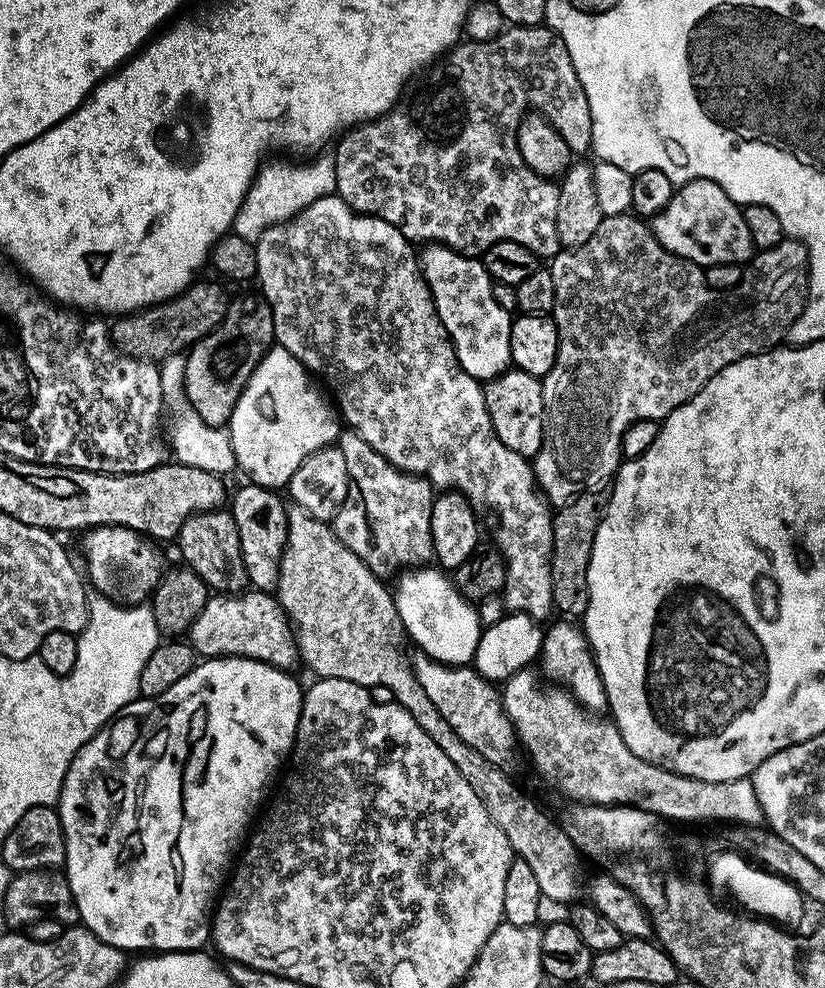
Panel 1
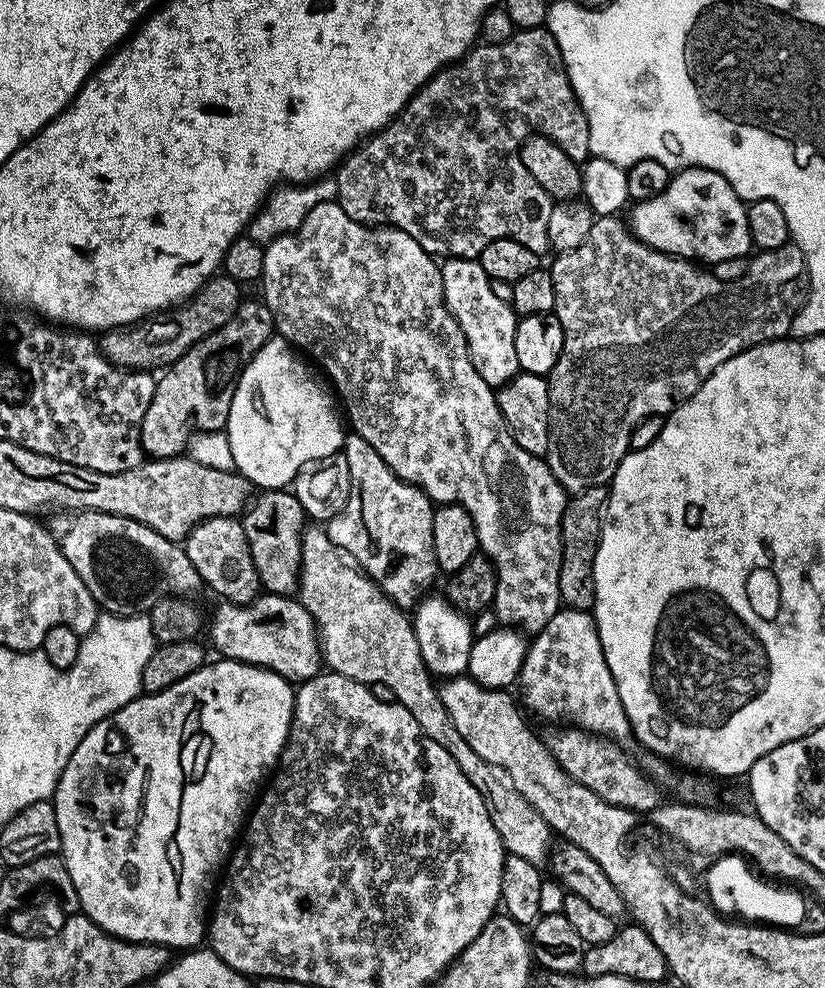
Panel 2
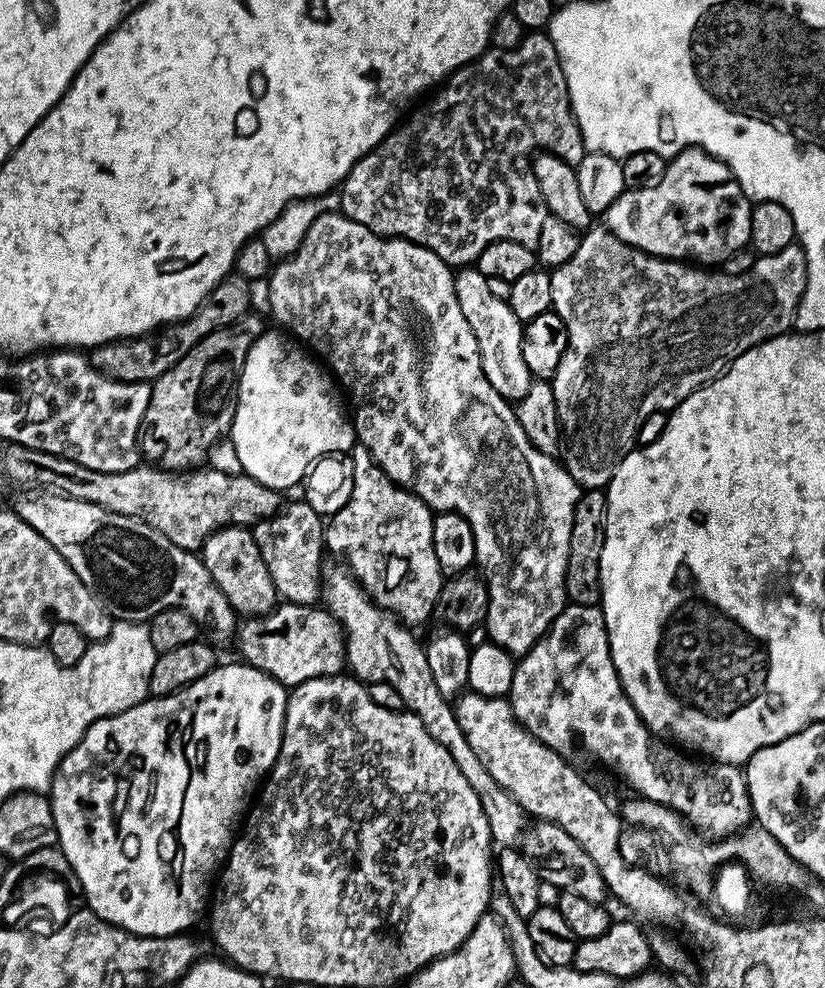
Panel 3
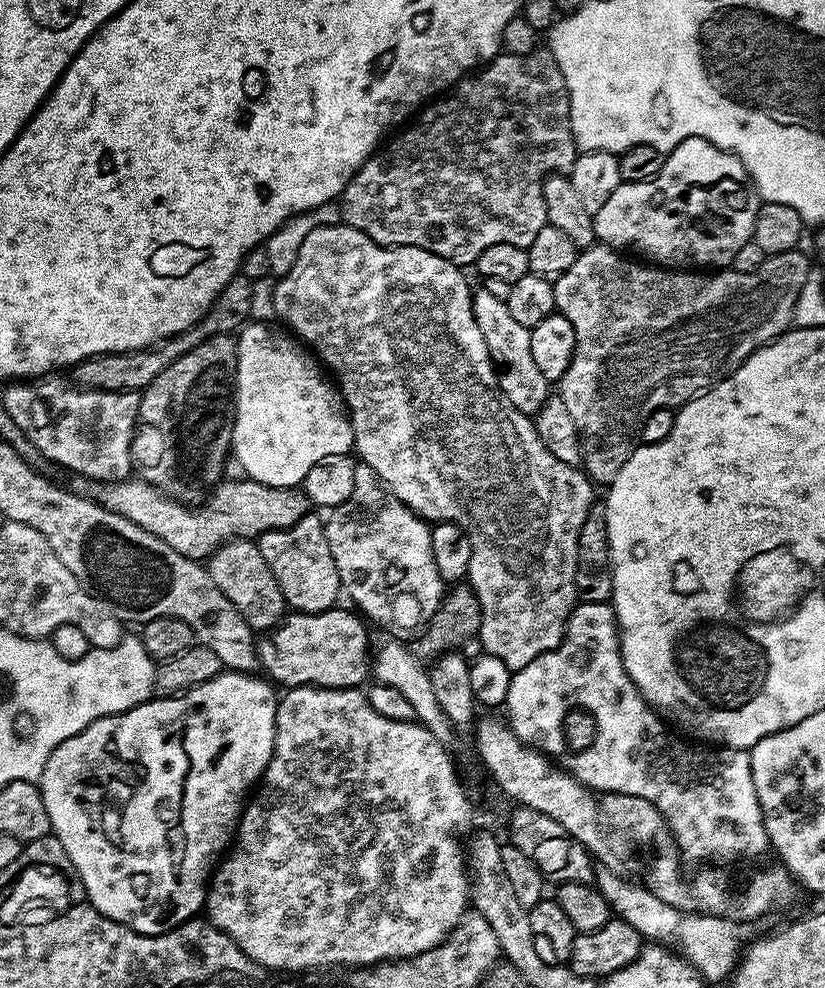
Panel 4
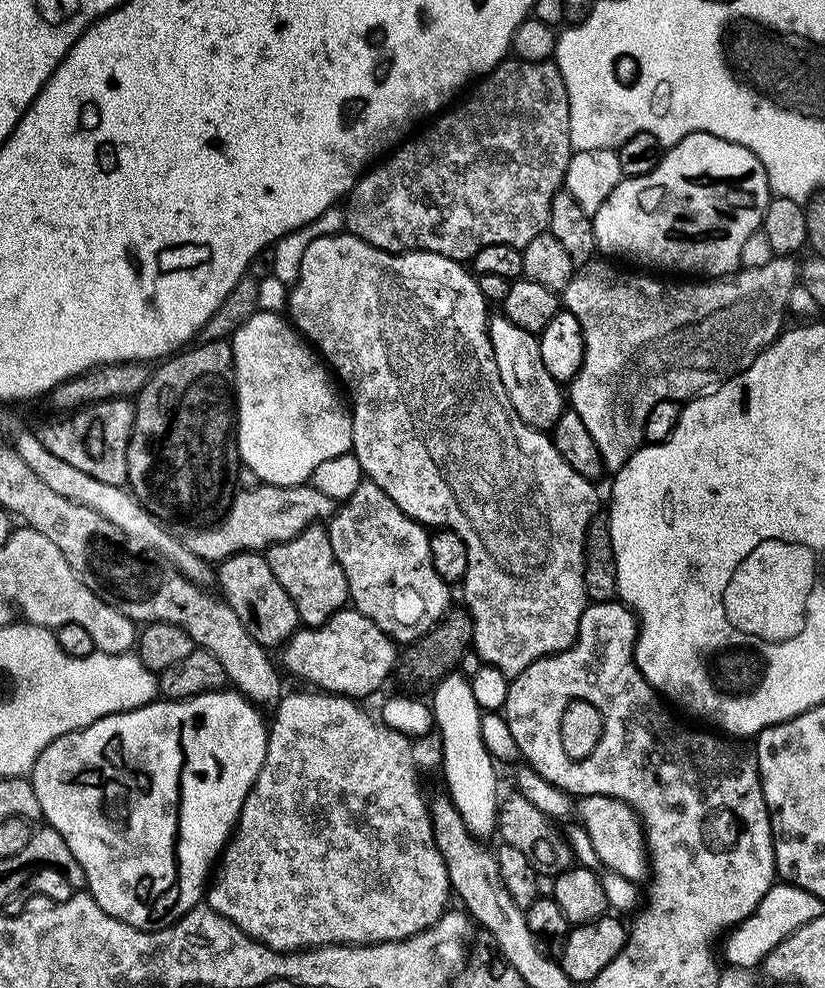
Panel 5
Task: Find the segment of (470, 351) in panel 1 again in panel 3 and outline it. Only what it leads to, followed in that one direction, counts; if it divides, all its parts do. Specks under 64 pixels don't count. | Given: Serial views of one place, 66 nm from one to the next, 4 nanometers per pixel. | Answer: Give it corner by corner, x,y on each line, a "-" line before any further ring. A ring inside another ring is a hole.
464,266
455,273
458,306
462,306
462,314
466,314
466,322
470,322
470,330
474,330
474,338
478,338
478,350
482,358
482,370
504,399
519,402
530,390
534,379
532,371
526,366
526,358
522,358
522,338
524,324
510,310
508,301
494,298
488,285
488,277
483,276
475,266

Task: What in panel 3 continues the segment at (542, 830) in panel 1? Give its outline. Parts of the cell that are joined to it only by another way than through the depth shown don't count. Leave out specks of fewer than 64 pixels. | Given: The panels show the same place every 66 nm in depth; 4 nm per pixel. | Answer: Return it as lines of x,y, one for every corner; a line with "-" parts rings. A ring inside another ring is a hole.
347,567
323,569
322,604
344,629
344,655
351,675
365,685
389,684
394,686
394,690
398,690
401,705
419,718
422,726
426,726
430,738
438,742
438,746
446,746
450,758
454,758
458,770
462,770
462,778
466,778
474,794
478,794
478,802
482,802
486,822
490,822
493,841
506,848
517,847
524,835
526,814
522,806
518,806
518,802
514,802
514,798
510,798
510,794
502,790
498,782
494,782
490,770
482,766
478,754
474,754
470,742
466,742
466,734
462,734
462,726
458,726
455,707
450,703
449,697
438,690
434,674
430,674
430,662
426,662
424,653
425,645
419,644
408,633
411,631
391,612
379,608

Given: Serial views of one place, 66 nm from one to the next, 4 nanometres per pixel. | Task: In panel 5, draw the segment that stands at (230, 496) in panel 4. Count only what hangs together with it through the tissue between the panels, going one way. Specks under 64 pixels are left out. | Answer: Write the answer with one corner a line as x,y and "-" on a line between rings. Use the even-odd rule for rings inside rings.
260,482
254,489
240,490
232,497
227,512
219,520
200,526
182,542
198,558
219,562
239,552
259,552
281,544
306,530
309,524
320,524
333,515
334,502
311,483
278,486

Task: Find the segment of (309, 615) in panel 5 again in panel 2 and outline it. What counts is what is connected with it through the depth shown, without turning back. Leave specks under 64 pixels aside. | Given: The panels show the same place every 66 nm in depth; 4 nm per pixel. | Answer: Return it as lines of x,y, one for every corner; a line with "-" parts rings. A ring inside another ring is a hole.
264,490
256,495
251,497
242,513
246,542
250,544
250,558
254,558
260,583
269,593
291,593
300,571
302,533
306,527
304,507
292,490

